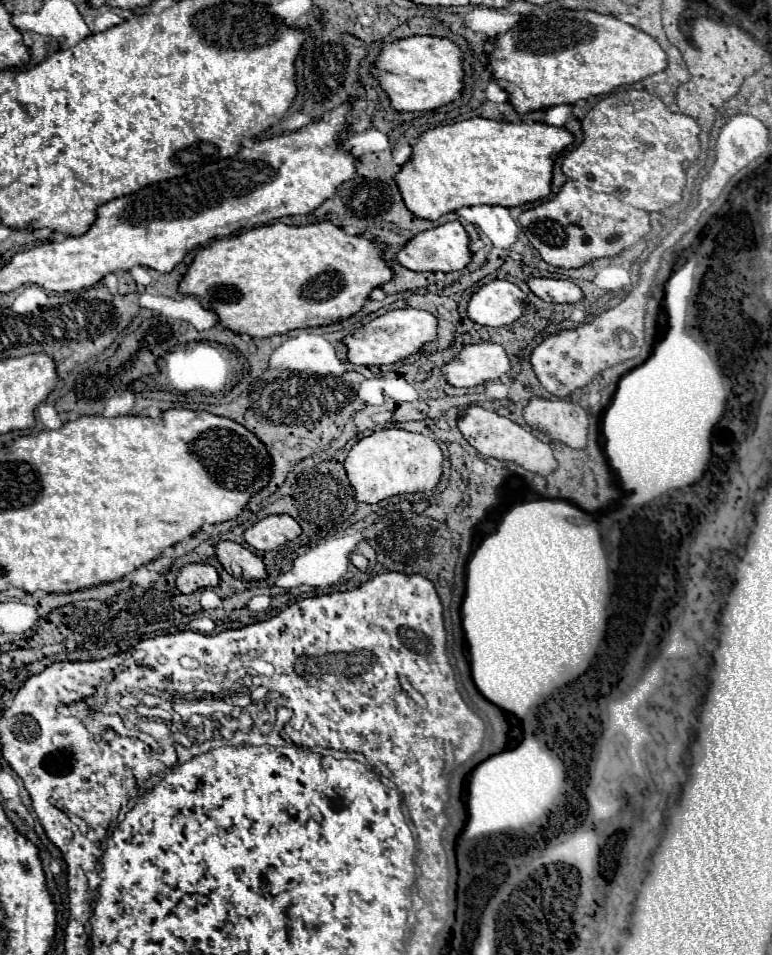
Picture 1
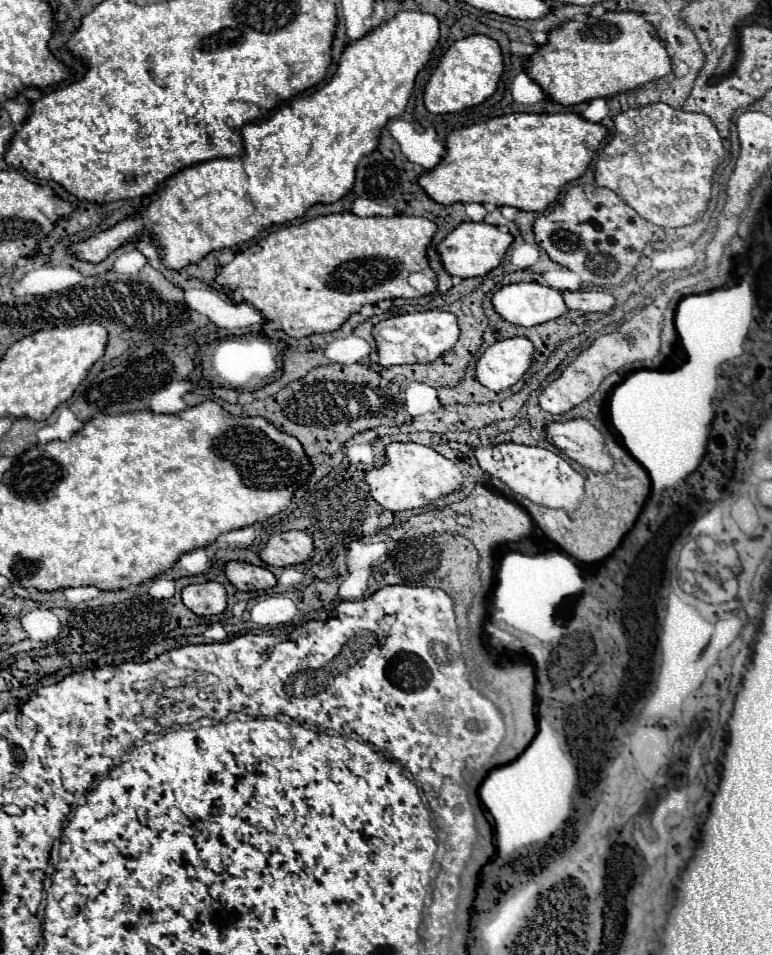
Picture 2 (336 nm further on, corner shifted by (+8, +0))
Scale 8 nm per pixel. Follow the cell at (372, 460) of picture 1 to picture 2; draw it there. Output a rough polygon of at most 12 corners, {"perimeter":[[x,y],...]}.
{"perimeter":[[417,443],[387,445],[365,475],[389,511],[421,509],[463,487],[459,467]]}

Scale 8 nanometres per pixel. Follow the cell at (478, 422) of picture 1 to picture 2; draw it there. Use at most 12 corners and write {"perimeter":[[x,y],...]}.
{"perimeter":[[543,447],[475,449],[479,467],[537,505],[575,511],[583,475]]}

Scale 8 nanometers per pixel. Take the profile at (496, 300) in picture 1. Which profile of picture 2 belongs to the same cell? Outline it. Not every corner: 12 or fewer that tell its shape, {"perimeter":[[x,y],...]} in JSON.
{"perimeter":[[505,285],[493,295],[497,313],[533,327],[569,309],[557,289]]}

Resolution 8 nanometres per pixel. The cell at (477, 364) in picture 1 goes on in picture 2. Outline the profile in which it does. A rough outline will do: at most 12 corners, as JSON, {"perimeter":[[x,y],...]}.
{"perimeter":[[525,337],[491,345],[477,379],[491,391],[529,371],[535,345]]}

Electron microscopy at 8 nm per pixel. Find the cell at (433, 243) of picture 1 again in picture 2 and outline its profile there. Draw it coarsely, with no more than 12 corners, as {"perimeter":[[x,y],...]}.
{"perimeter":[[463,223],[439,243],[451,275],[487,275],[513,235]]}

